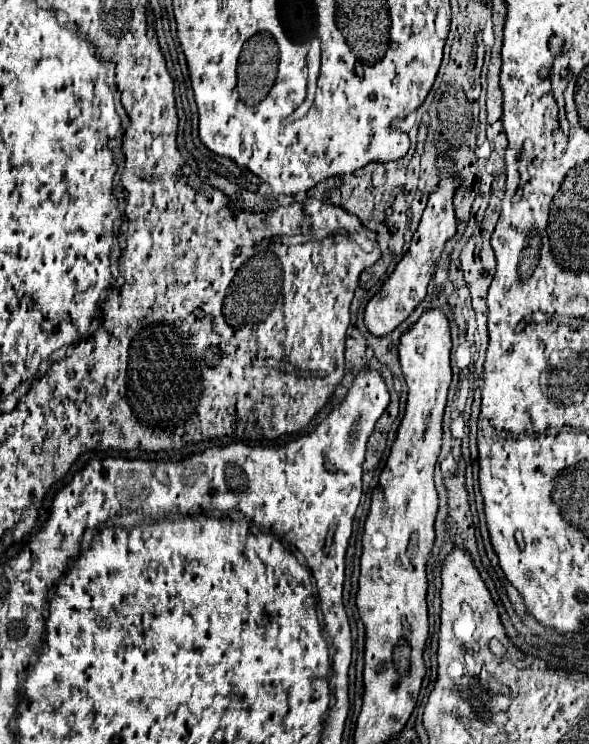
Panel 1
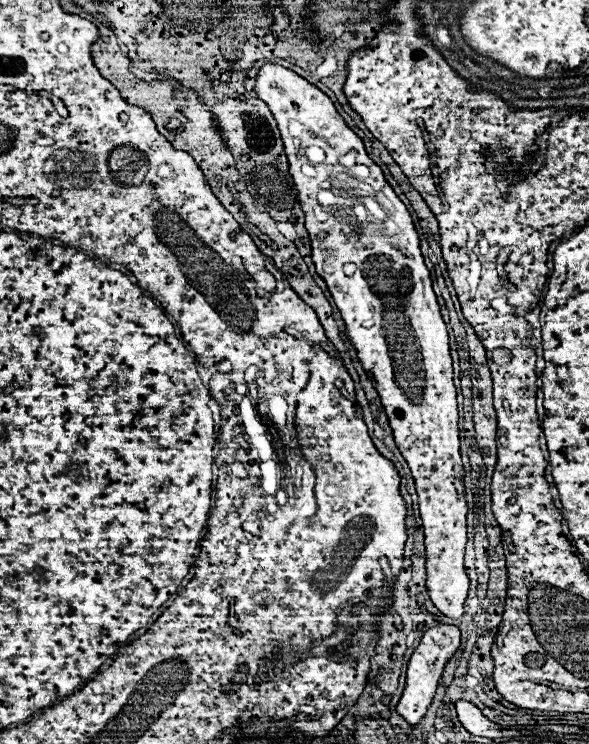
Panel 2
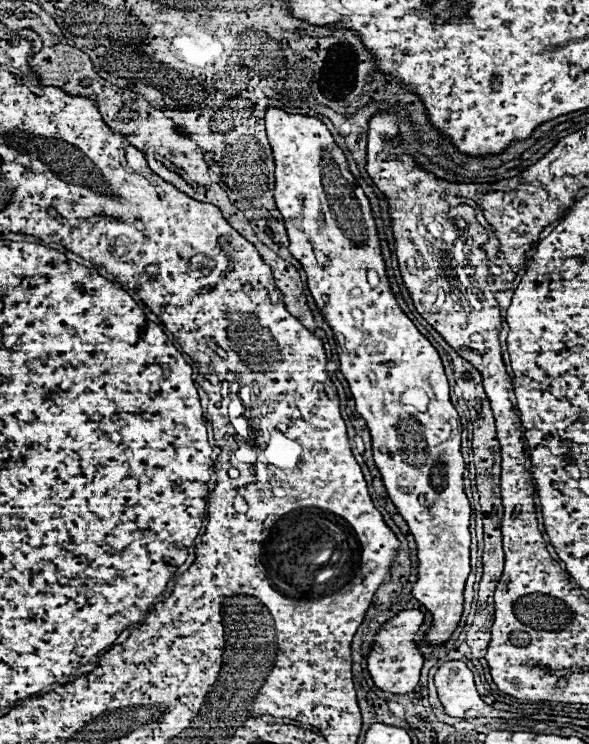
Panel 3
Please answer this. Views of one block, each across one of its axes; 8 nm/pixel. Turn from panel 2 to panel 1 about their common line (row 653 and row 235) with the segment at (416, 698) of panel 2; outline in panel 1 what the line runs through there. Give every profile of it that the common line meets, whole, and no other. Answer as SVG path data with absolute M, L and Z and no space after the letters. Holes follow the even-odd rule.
M446 156L438 160L438 170L440 170L440 186L430 194L428 206L424 210L424 216L420 220L418 230L412 236L410 250L404 254L392 276L382 284L380 292L368 302L364 310L364 324L374 336L388 336L400 322L404 322L410 312L420 304L420 300L426 296L426 288L430 278L434 276L436 264L444 252L444 244L454 236L456 232L456 216L452 208L452 196L458 186L456 180L452 180L452 170L446 166Z

